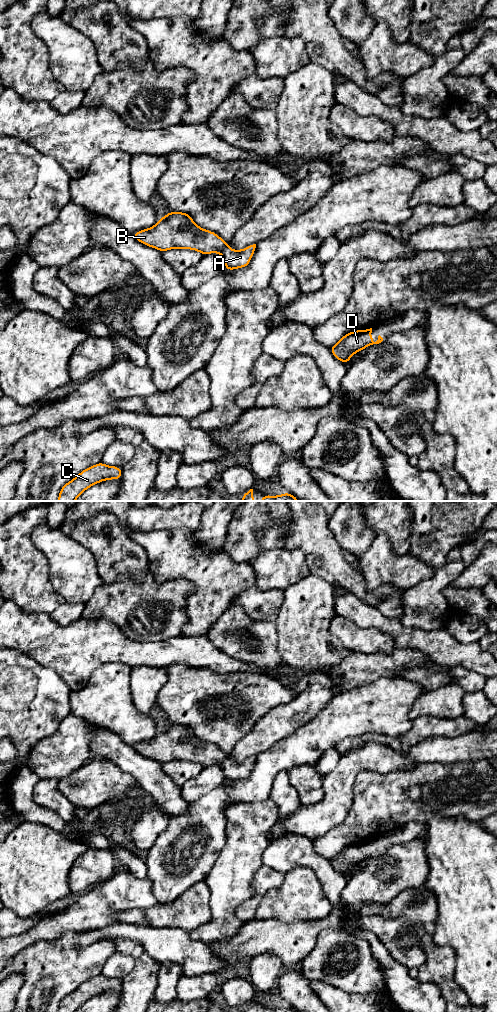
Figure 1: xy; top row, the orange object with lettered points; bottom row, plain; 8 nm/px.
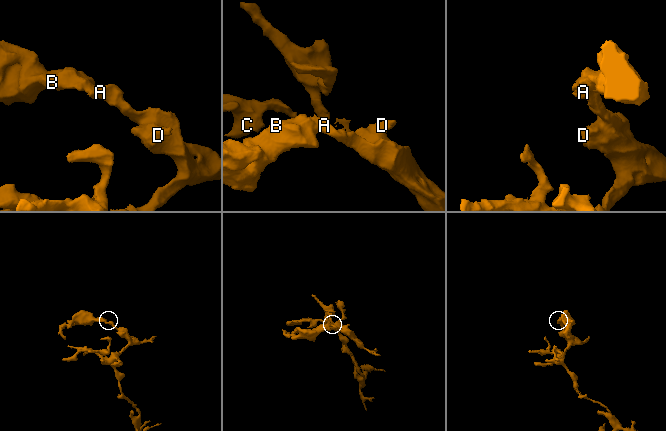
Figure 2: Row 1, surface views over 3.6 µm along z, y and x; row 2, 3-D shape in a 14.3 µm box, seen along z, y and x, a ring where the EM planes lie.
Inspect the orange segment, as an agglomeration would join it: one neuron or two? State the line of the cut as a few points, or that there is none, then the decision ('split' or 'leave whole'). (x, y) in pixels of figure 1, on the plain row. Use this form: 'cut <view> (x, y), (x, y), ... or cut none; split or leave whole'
cut none; leave whole

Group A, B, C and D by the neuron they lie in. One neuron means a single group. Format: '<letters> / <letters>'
A B C D

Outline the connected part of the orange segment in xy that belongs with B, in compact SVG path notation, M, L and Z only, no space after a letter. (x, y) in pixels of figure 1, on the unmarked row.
M169 724L153 739L135 744L132 748L161 764L179 760L196 762L203 767L221 766L226 782L247 779L256 760L253 756L243 762L231 762L220 748L202 741L189 726L183 724Z

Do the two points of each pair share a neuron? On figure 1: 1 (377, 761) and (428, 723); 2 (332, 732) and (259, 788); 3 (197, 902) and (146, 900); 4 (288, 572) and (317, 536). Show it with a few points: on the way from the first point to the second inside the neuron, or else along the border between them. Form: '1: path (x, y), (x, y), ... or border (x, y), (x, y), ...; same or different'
1: border (371, 741), (405, 753), (416, 744); different
2: path (312, 739), (303, 747), (287, 753), (272, 768); same
3: path (184, 909), (159, 909); same
4: border (285, 547), (299, 549), (304, 554), (311, 573); different

